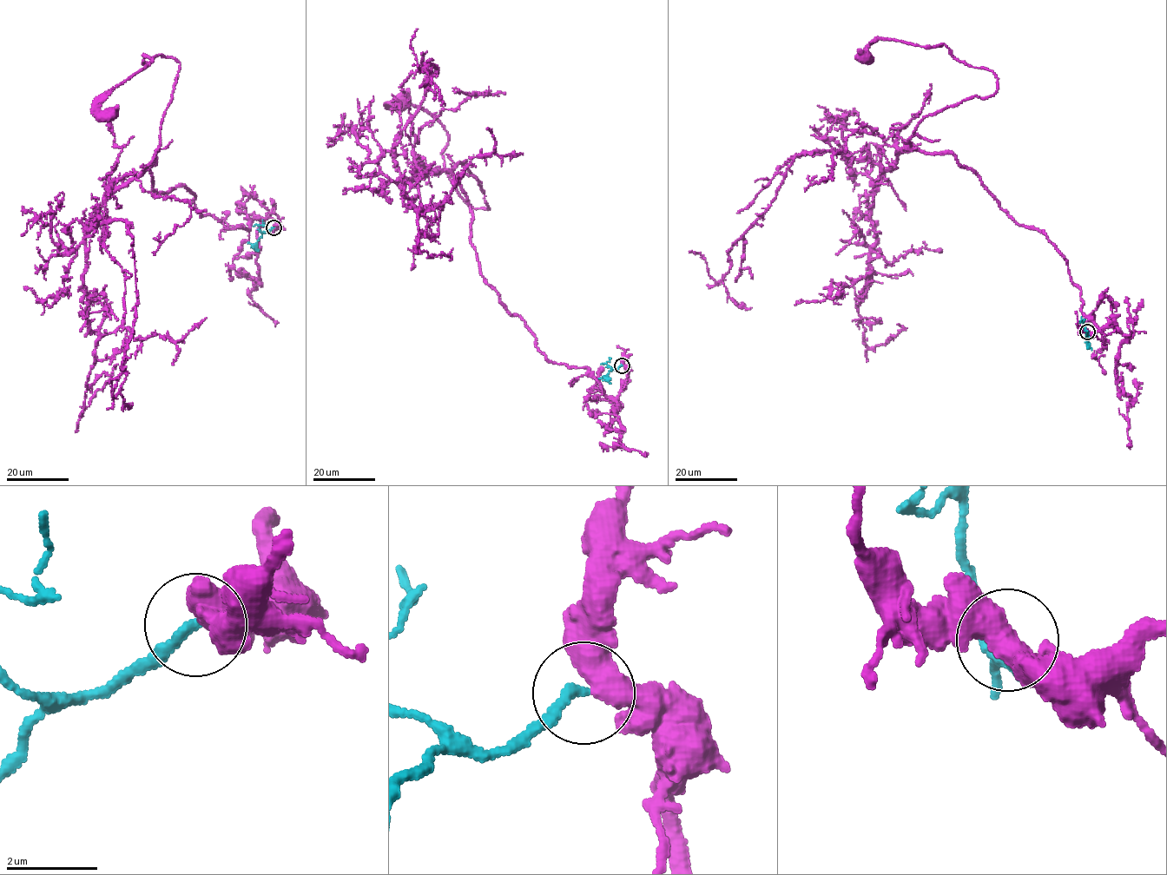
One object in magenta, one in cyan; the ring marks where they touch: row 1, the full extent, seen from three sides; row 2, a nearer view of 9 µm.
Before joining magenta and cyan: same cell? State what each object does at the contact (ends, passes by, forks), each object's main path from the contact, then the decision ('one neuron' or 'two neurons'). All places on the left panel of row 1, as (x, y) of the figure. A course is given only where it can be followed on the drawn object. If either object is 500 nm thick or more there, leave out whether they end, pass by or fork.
magenta passes by | cyan ends | magenta via (273, 227), (228, 229), (182, 186), (159, 194), (154, 155), (142, 171), (179, 62), (143, 55), (108, 115) | cyan via (273, 227), (260, 239), (258, 251) | one neuron

